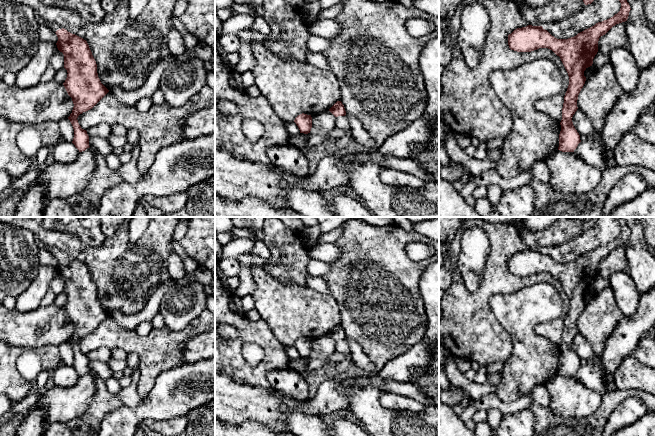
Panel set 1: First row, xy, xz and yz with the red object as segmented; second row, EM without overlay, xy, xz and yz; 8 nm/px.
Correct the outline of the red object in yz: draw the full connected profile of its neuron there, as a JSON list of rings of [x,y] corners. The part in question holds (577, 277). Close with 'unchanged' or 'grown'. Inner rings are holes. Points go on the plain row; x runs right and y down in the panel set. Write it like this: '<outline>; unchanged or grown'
[[[615,217],[621,227],[620,235],[613,241],[596,247],[576,260],[557,263],[542,250],[528,249],[517,252],[508,259],[508,269],[517,276],[531,276],[539,272],[548,272],[560,281],[569,300],[569,309],[564,320],[562,332],[561,355],[558,374],[574,376],[581,366],[572,341],[577,335],[578,319],[583,312],[586,301],[584,295],[592,290],[598,276],[599,262],[616,248],[627,245],[631,234],[622,217]]]; unchanged

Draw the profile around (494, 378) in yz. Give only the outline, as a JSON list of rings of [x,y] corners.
[[[490,372],[488,374],[487,383],[491,385],[498,385],[501,381],[501,374],[499,372]]]

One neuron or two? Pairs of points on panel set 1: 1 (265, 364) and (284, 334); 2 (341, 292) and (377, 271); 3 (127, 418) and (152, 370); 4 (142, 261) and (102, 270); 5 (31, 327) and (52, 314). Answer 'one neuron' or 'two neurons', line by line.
1: two neurons
2: one neuron
3: two neurons
4: one neuron
5: one neuron

